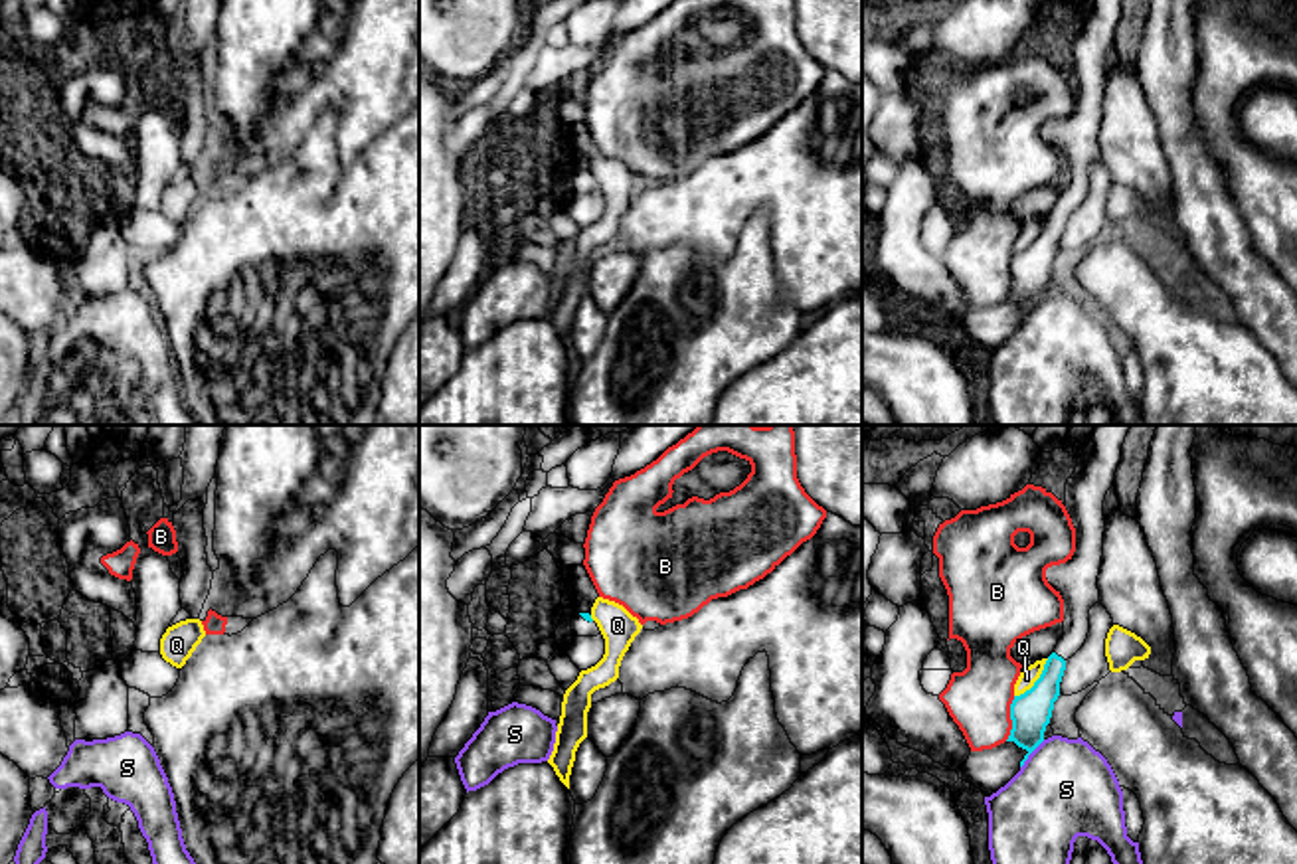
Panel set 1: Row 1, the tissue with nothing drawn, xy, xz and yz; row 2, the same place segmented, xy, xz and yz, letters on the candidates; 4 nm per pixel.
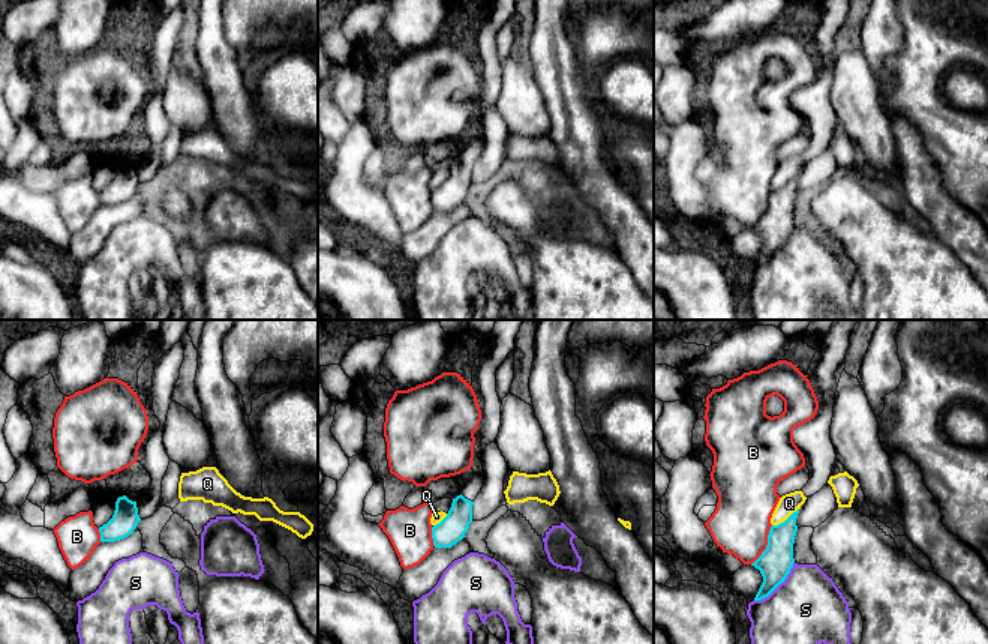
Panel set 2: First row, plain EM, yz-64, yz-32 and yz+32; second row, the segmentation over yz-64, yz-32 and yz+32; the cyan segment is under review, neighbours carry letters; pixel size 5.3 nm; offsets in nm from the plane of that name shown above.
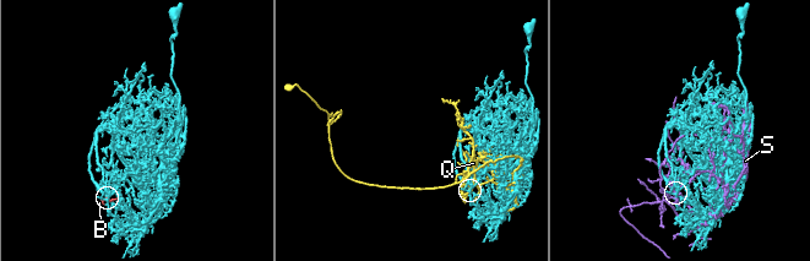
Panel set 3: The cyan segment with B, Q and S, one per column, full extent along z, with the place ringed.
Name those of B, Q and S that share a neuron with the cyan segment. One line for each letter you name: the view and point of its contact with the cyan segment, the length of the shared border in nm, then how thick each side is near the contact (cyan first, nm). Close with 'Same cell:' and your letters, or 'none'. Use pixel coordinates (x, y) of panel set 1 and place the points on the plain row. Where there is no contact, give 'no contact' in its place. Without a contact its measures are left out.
Same cell: none

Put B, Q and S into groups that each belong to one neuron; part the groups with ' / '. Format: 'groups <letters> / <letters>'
groups B / Q / S

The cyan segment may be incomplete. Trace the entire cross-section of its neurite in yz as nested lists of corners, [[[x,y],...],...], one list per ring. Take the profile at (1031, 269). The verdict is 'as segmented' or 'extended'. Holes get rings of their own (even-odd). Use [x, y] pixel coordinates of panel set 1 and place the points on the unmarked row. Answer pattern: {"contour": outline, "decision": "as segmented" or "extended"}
{"contour": [[[1087,0],[1078,16],[1074,32],[1066,40],[1066,67],[1076,85],[1076,109],[1066,121],[1046,127],[1048,140],[1064,156],[1064,192],[1058,198],[1054,210],[1048,214],[1044,227],[1034,243],[1024,251],[1014,253],[1010,261],[1012,287],[1006,299],[1014,299],[1018,304],[1028,308],[1020,318],[1020,324],[1044,299],[1044,289],[1050,281],[1054,259],[1060,253],[1060,239],[1066,227],[1066,217],[1083,204],[1089,190],[1089,166],[1099,160],[1097,132],[1101,125],[1105,89],[1103,57],[1107,47],[1115,42],[1115,30],[1121,22],[1121,6],[1123,0]]], "decision": "extended"}

